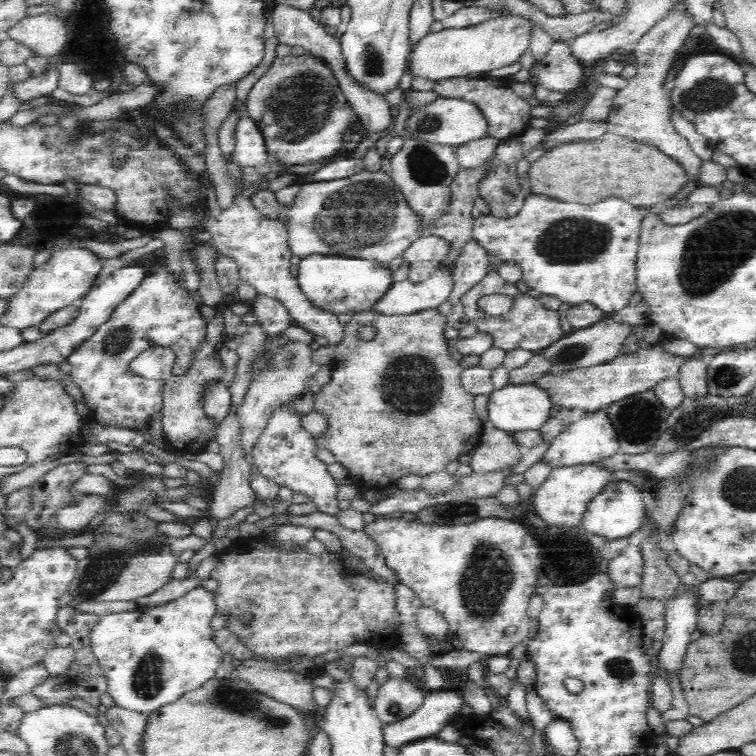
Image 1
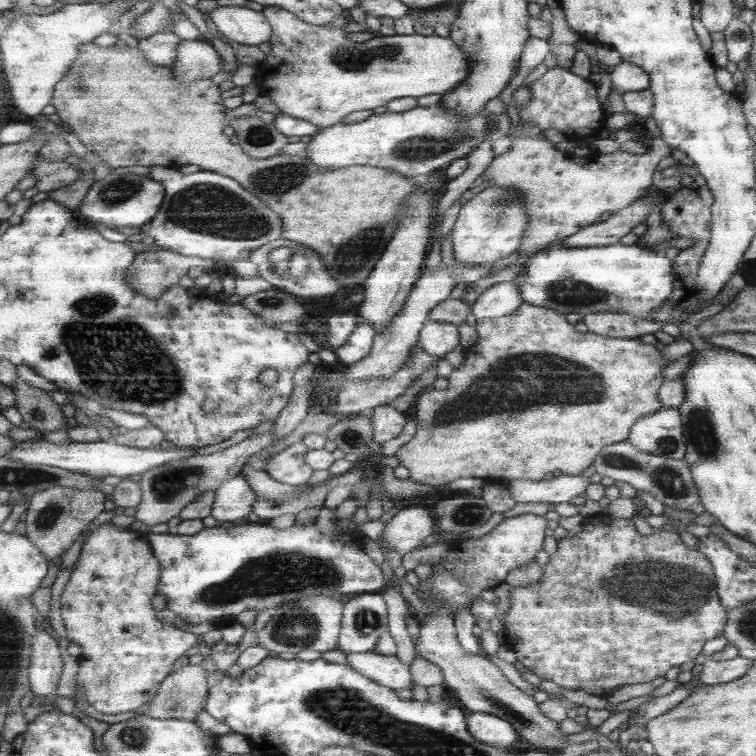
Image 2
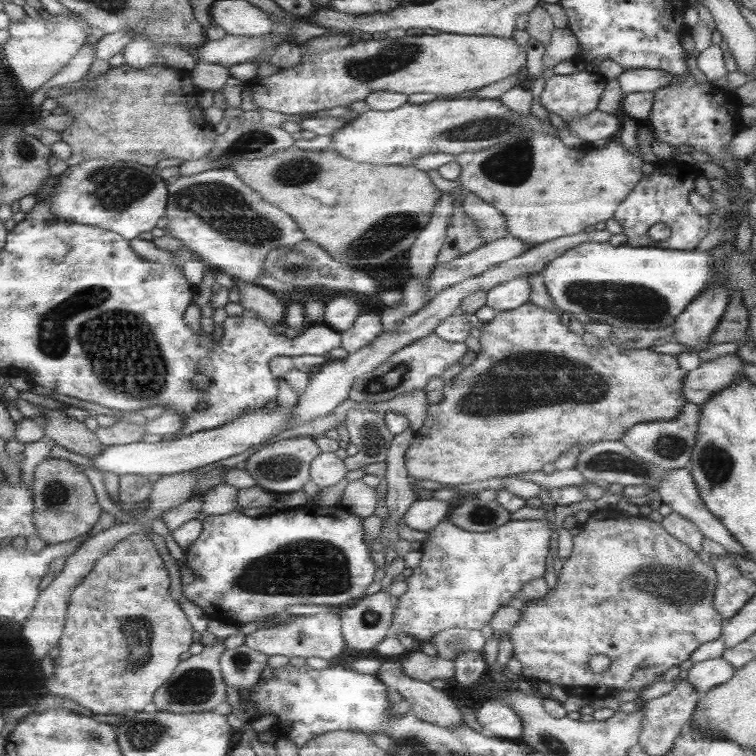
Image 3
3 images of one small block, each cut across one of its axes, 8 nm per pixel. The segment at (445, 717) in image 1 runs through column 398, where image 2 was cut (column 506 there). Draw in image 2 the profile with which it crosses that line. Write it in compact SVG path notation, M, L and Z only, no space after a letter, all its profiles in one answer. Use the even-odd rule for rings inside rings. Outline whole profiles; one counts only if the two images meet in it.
M468 712L467 732L487 746L506 748L517 738L518 732L505 719L492 714Z

